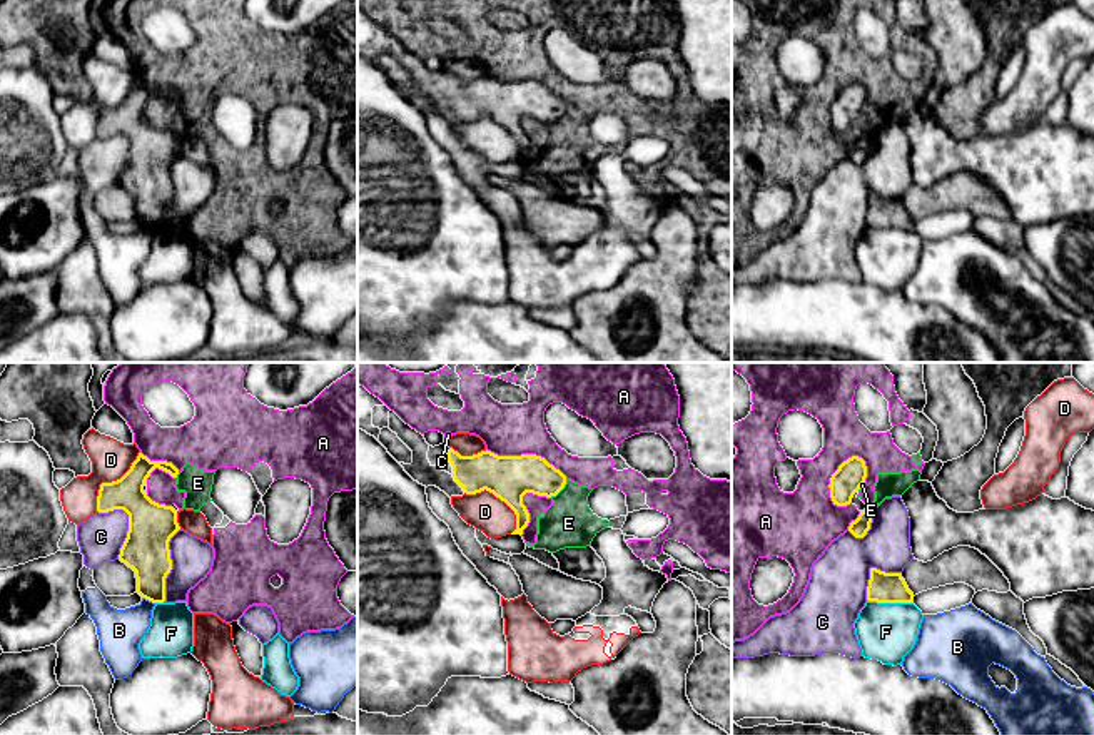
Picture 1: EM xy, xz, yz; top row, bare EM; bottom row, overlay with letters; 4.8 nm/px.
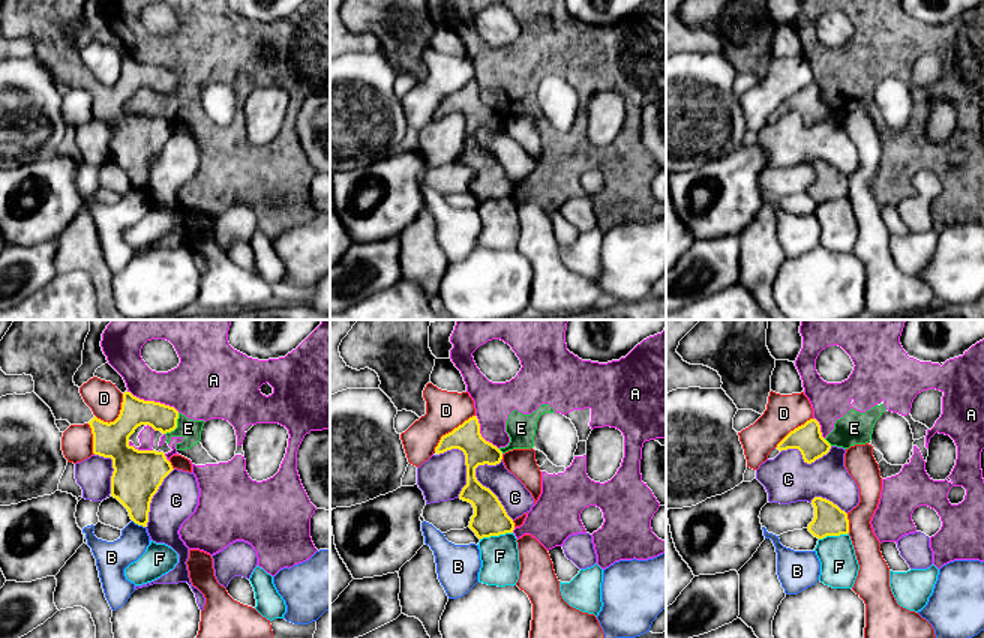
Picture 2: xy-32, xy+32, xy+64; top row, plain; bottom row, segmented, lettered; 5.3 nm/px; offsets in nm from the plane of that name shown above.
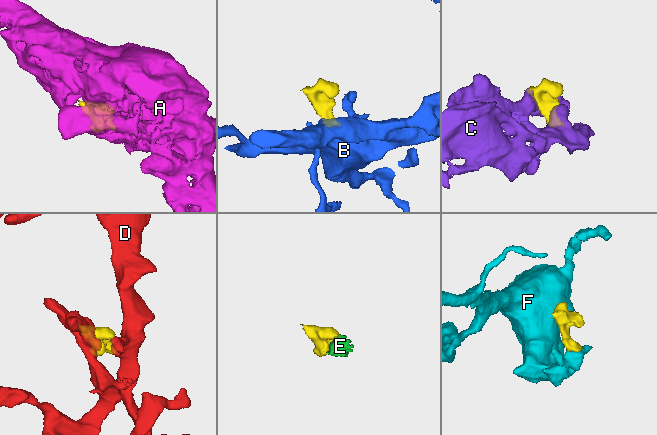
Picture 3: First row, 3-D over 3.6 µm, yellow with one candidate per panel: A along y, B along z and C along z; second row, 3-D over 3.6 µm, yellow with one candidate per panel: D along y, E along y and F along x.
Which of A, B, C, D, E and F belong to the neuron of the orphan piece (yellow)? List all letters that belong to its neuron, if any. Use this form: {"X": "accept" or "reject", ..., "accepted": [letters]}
{"A": "reject", "B": "reject", "C": "reject", "D": "reject", "E": "reject", "F": "reject", "accepted": []}

